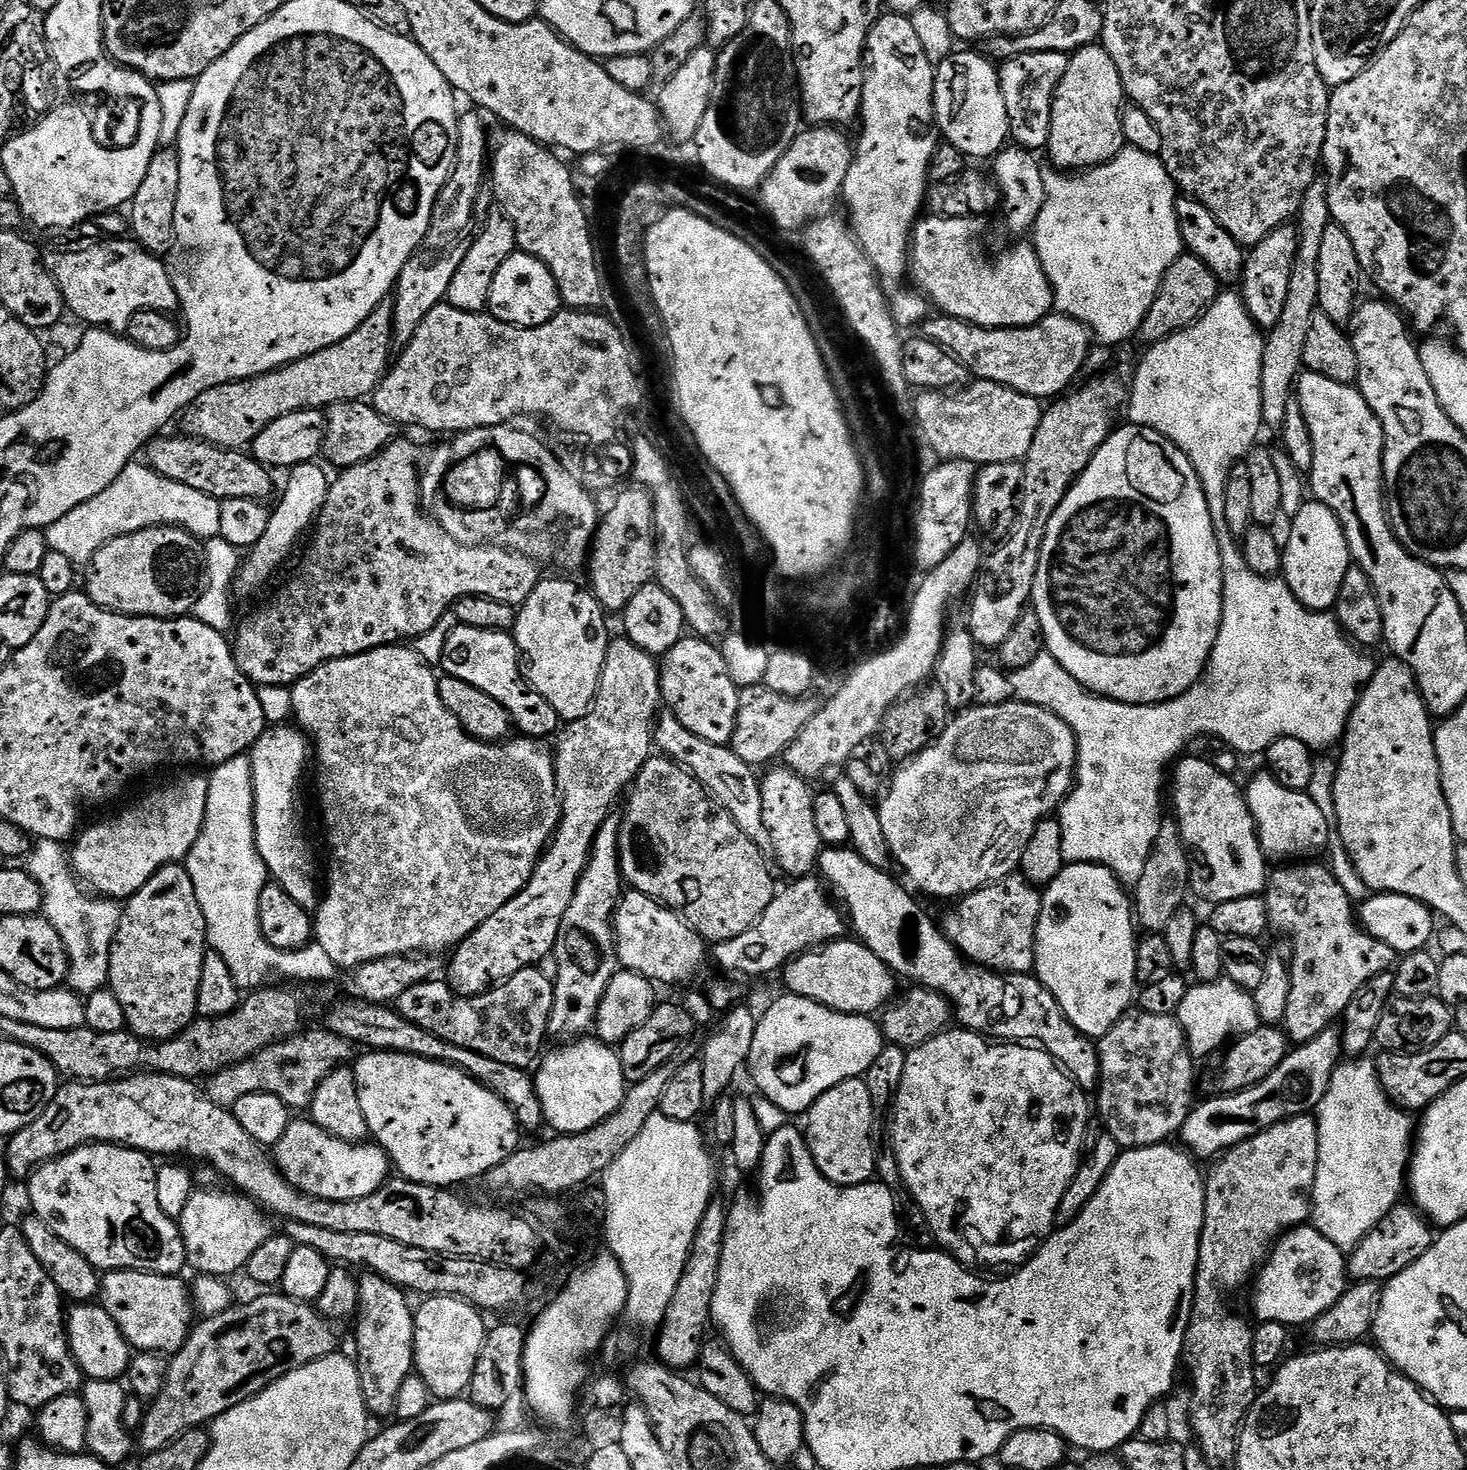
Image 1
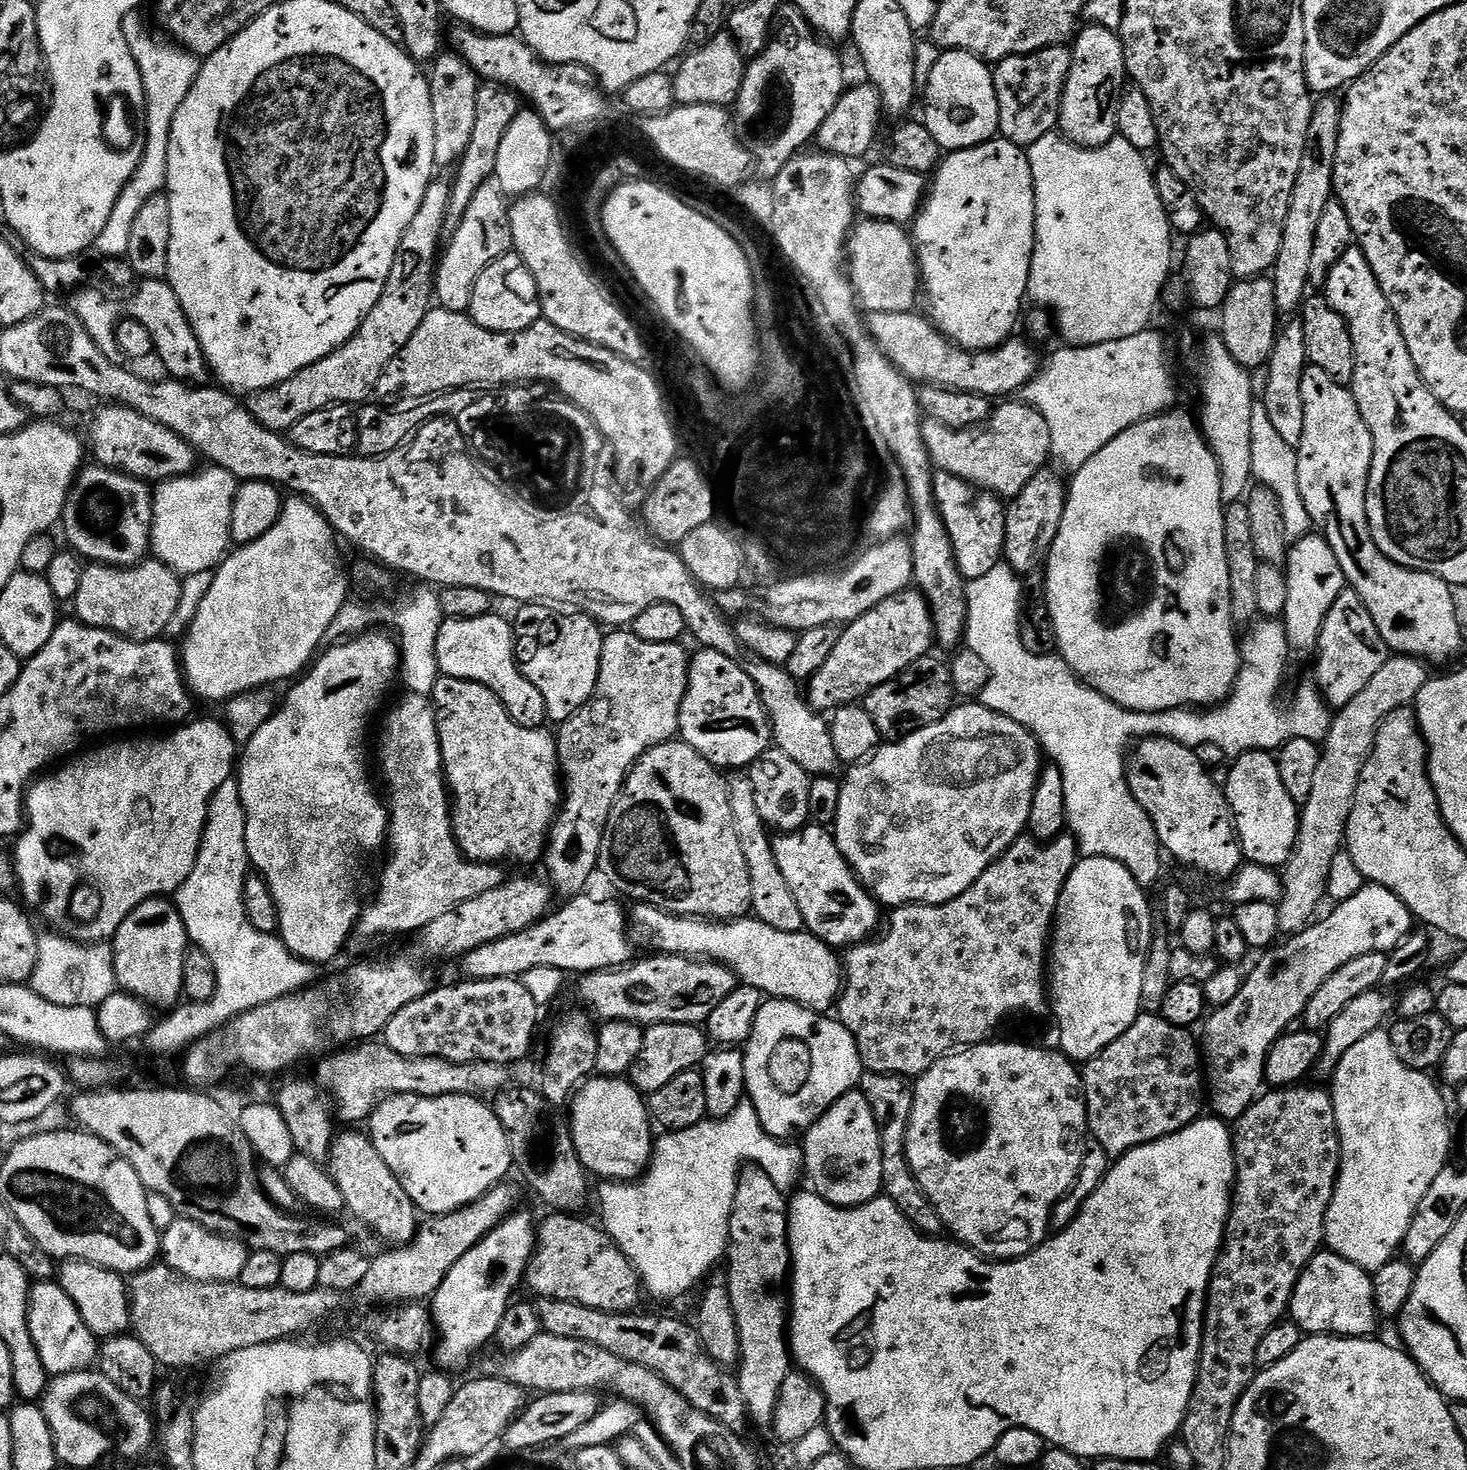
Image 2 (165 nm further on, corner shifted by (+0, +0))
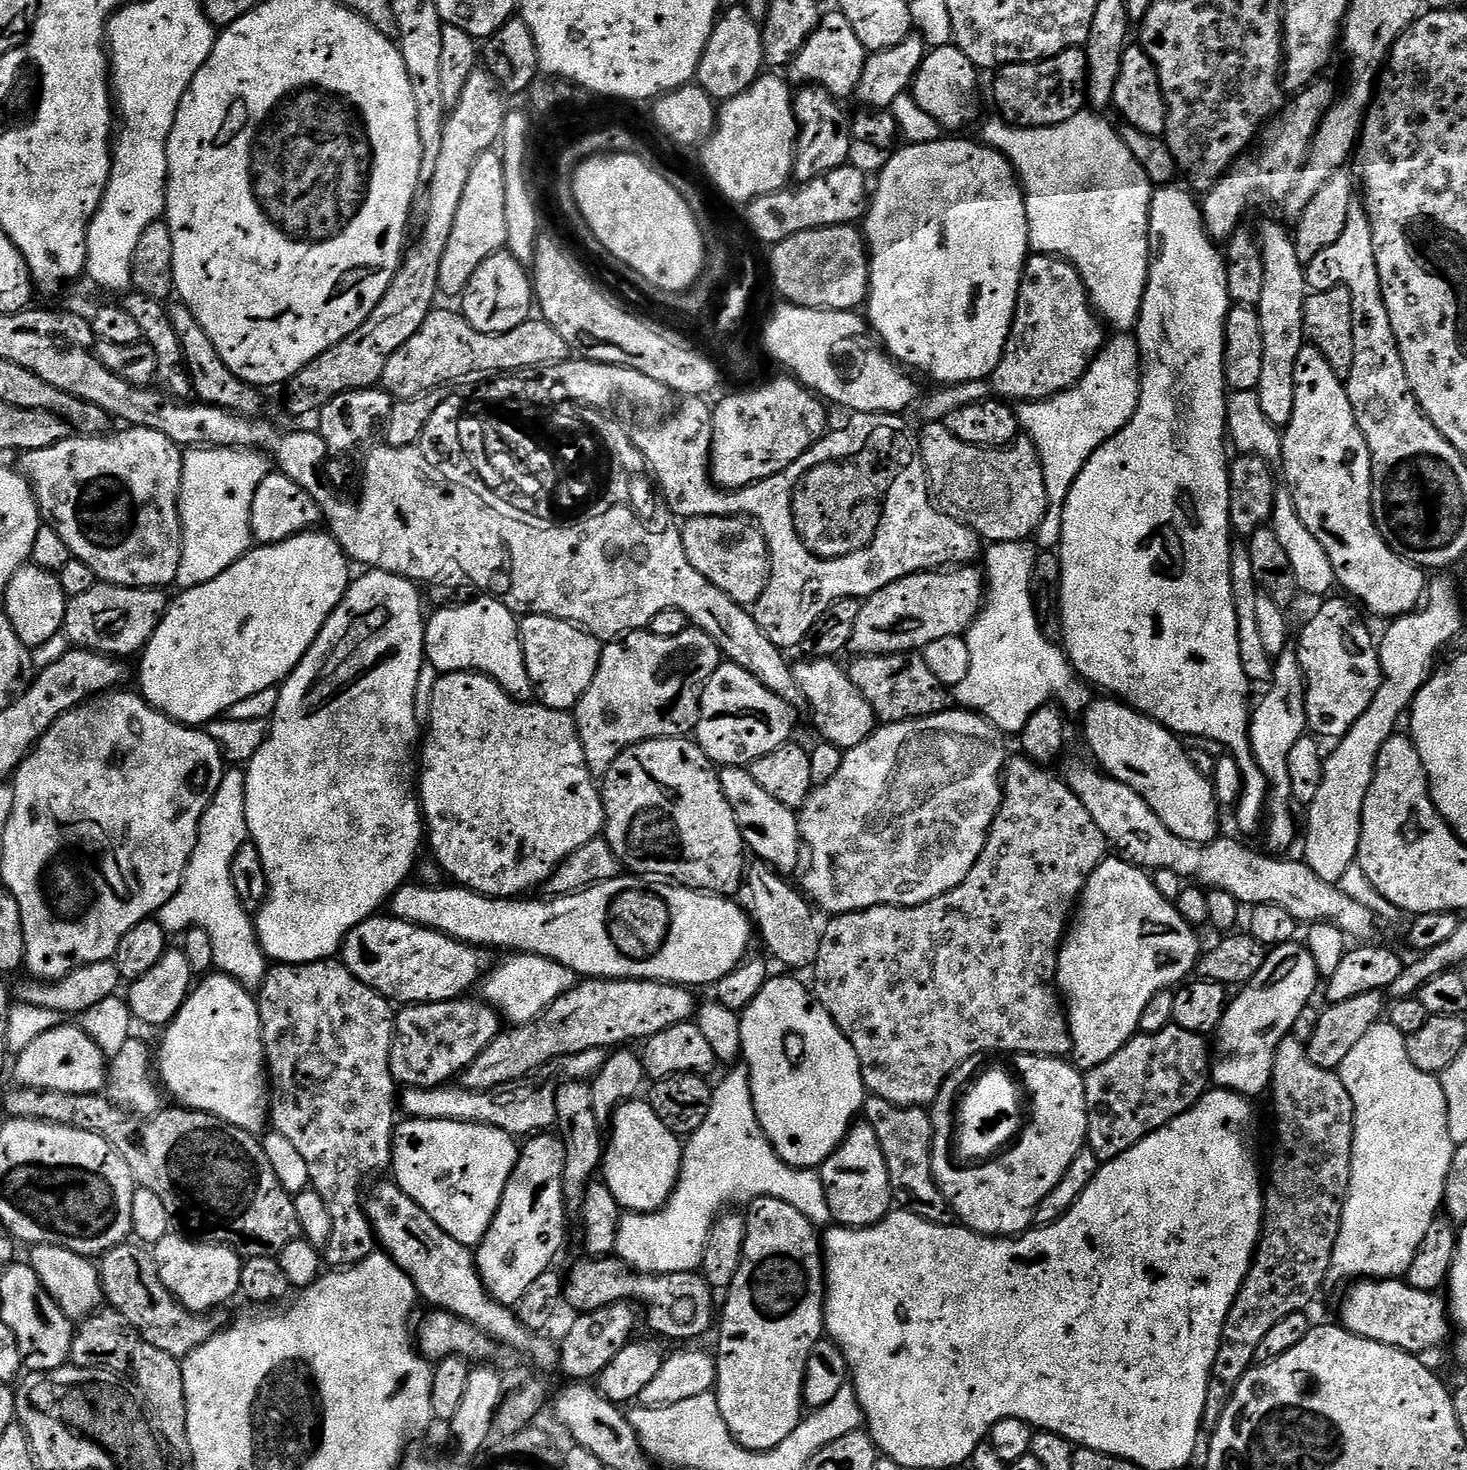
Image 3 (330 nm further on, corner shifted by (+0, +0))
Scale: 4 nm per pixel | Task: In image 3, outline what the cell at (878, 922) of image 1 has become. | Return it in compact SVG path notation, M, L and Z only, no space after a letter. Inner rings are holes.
M724 766L719 769L720 781L722 782L722 794L726 794L726 802L734 810L734 822L738 822L738 830L744 839L744 847L749 853L752 852L757 861L763 862L775 868L781 874L789 874L802 864L802 837L800 835L800 822L797 813L791 808L782 806L778 798L766 794L758 782L754 782L751 771L744 766Z

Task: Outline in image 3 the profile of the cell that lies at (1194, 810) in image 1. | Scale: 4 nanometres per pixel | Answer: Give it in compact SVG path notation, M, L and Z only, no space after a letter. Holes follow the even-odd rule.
M1104 698L1108 700L1093 699L1085 707L1082 713L1084 719L1084 740L1088 743L1088 748L1092 751L1091 759L1108 775L1130 786L1130 790L1137 792L1162 818L1166 830L1170 830L1178 838L1186 842L1195 844L1209 844L1210 841L1217 839L1220 828L1220 812L1216 801L1216 794L1213 788L1213 781L1199 773L1194 763L1190 762L1186 754L1185 745L1180 745L1177 733L1172 732L1169 728L1164 728L1156 720L1149 716L1143 716L1134 708L1129 708L1127 704L1116 698Z

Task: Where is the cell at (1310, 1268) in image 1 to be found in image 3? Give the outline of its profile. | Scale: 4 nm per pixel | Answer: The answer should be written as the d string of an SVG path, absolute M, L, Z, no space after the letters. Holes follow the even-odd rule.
M1360 1278L1349 1288L1352 1289L1345 1294L1344 1301L1340 1304L1338 1320L1356 1336L1382 1342L1386 1346L1394 1346L1403 1352L1425 1354L1424 1352L1438 1347L1447 1338L1448 1328L1450 1332L1450 1313L1445 1301L1437 1293L1414 1290L1414 1286L1410 1286L1400 1278Z

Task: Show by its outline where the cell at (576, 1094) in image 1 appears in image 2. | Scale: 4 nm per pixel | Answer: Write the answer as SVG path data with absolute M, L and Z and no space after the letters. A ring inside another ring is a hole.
M597 1075L585 1080L570 1101L570 1123L578 1158L593 1177L604 1176L608 1182L640 1179L652 1163L654 1121L645 1093L632 1085L631 1079Z

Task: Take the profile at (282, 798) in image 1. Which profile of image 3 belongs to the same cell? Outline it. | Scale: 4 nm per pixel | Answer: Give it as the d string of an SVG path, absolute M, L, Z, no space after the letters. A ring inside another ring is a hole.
M368 570L363 573L365 576L360 576L349 583L346 594L342 598L342 602L334 610L334 614L330 614L330 618L322 626L322 630L318 634L318 638L310 646L310 650L302 658L302 662L298 662L298 666L294 671L285 678L283 684L279 685L278 693L280 697L276 700L276 709L273 710L272 716L270 715L270 727L268 730L268 737L266 742L262 742L262 746L258 750L258 754L254 754L254 758L249 760L244 772L244 785L246 786L246 822L248 823L248 834L251 843L255 844L258 854L262 854L262 866L266 870L266 878L268 879L268 896L264 899L264 905L261 906L260 911L255 913L254 923L256 925L256 936L260 940L260 945L264 951L265 956L269 961L276 964L313 964L319 960L331 960L337 955L344 947L344 937L347 936L350 930L354 930L354 926L358 926L363 920L370 919L371 916L377 915L381 911L380 908L389 903L392 899L392 893L397 892L402 885L409 879L408 876L412 872L412 867L416 864L416 855L420 852L420 844L422 848L422 841L426 836L426 825L422 819L422 809L417 793L414 791L414 752L412 756L412 747L417 747L418 736L416 740L416 731L418 725L414 718L415 706L415 690L418 689L418 676L426 663L424 654L424 626L426 623L426 612L420 609L420 600L422 604L422 592L419 592L417 585L406 579L399 574L390 574L389 572L378 572L375 570Z

